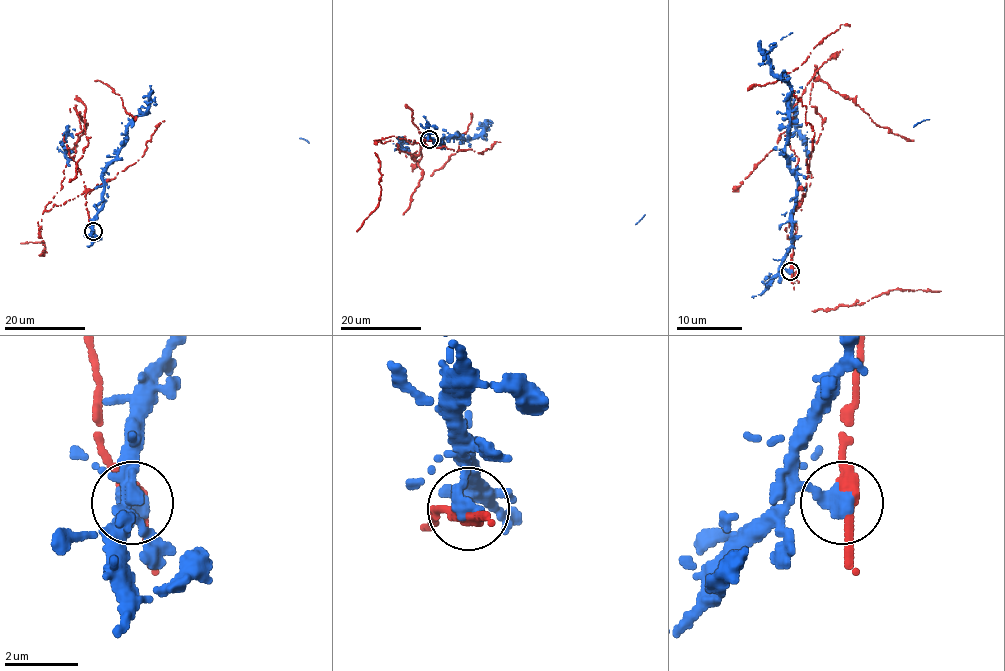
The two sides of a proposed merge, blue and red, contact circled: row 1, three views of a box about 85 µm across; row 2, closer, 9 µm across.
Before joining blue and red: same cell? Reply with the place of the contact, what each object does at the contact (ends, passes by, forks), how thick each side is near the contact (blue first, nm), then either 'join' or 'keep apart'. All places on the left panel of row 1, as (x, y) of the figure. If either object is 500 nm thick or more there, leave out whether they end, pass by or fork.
(93, 231) | 550/360 nm | keep apart

